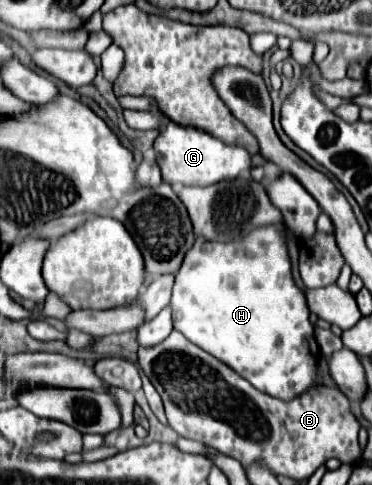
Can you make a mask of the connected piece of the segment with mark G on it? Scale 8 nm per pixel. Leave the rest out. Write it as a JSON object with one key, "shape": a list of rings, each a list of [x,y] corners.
{"shape":[[[169,122],[155,140],[157,160],[163,172],[163,180],[169,184],[183,186],[211,186],[221,180],[233,180],[243,170],[251,168],[251,154],[243,146],[227,144],[219,138],[209,136],[197,128],[187,128]]]}

